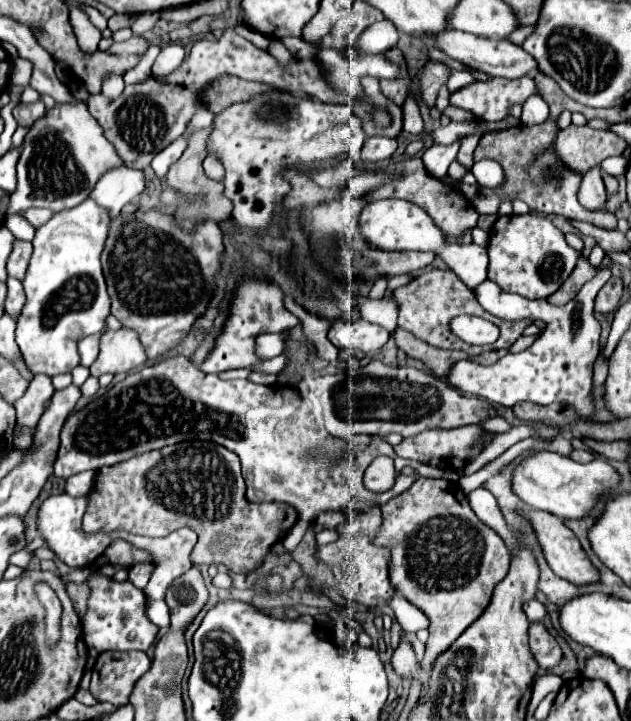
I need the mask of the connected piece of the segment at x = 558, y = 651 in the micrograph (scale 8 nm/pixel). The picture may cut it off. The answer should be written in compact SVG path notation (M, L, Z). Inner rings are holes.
M540 622L530 624L530 650L542 670L556 668L564 658L562 648L556 642L556 638Z

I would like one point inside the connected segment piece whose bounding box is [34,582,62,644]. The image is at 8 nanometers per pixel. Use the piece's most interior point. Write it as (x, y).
(52, 609)

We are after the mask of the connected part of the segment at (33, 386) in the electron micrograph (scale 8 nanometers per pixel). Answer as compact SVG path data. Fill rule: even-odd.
M36 374L28 386L28 394L34 398L34 400L46 400L54 394L54 386L52 386L52 380L46 378L44 374Z

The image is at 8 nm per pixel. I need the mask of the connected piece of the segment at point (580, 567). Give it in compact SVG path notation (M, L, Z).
M528 510L528 518L532 520L532 526L536 530L538 542L546 554L546 560L550 564L550 568L554 570L556 576L576 584L576 586L586 586L586 584L598 584L600 582L600 572L598 568L592 564L592 560L588 558L588 554L584 552L580 540L576 538L576 534L554 514L548 512L538 512L538 510Z

